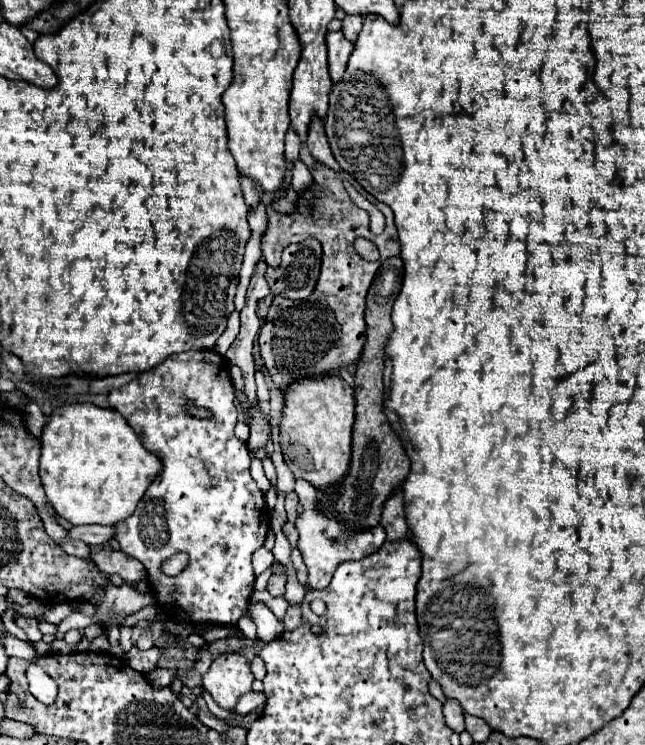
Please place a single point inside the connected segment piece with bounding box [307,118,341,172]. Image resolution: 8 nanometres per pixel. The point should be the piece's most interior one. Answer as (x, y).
(317, 143)

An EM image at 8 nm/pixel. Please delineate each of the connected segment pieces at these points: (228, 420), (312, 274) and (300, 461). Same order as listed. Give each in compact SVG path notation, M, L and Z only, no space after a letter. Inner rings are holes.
M189 350L173 354L163 363L140 373L123 388L111 390L107 394L107 400L109 406L133 426L141 444L149 452L153 452L163 464L163 470L159 472L161 476L151 482L145 496L137 504L137 510L115 526L115 538L121 544L121 550L145 564L151 588L157 596L159 606L163 608L163 614L169 620L185 620L189 624L195 622L235 626L235 622L247 612L255 582L251 558L253 552L259 550L265 542L269 516L265 496L249 474L249 448L233 432L239 412L235 404L235 388L229 378L229 366L225 358L213 350ZM189 406L209 408L213 412L213 418L195 418L187 412ZM179 552L189 554L189 564L185 566L185 570L177 574L177 578L163 574L161 564Z
M305 240L303 244L289 244L283 250L281 264L277 268L267 266L265 280L271 294L285 294L287 298L305 300L317 282L321 268L321 246L317 240Z
M337 374L321 380L301 380L285 392L285 408L281 420L281 450L295 478L305 478L317 490L341 484L351 466L355 422L353 388Z

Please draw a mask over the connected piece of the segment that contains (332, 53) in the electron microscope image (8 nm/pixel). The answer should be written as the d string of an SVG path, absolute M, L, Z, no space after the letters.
M329 32L327 34L327 50L329 50L329 74L333 82L339 82L343 78L349 52L353 50L353 44L343 36L343 32Z

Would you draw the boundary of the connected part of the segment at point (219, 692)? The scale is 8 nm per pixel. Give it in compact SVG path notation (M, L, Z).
M221 654L213 660L209 672L203 676L203 688L213 696L213 700L233 712L235 704L243 694L251 690L253 672L249 662L241 654Z

